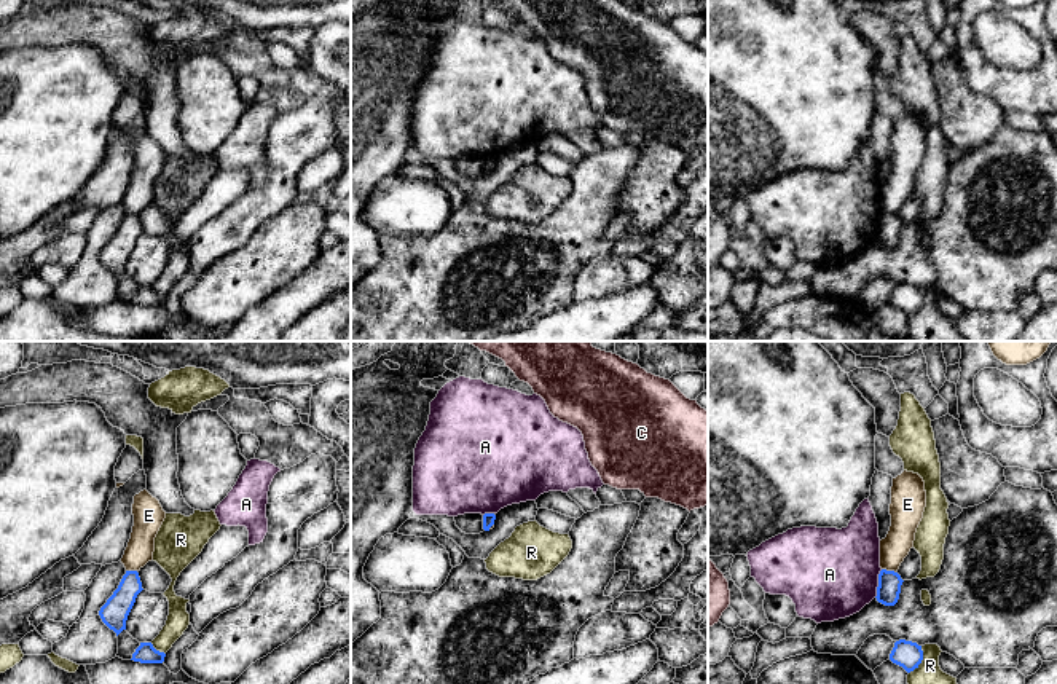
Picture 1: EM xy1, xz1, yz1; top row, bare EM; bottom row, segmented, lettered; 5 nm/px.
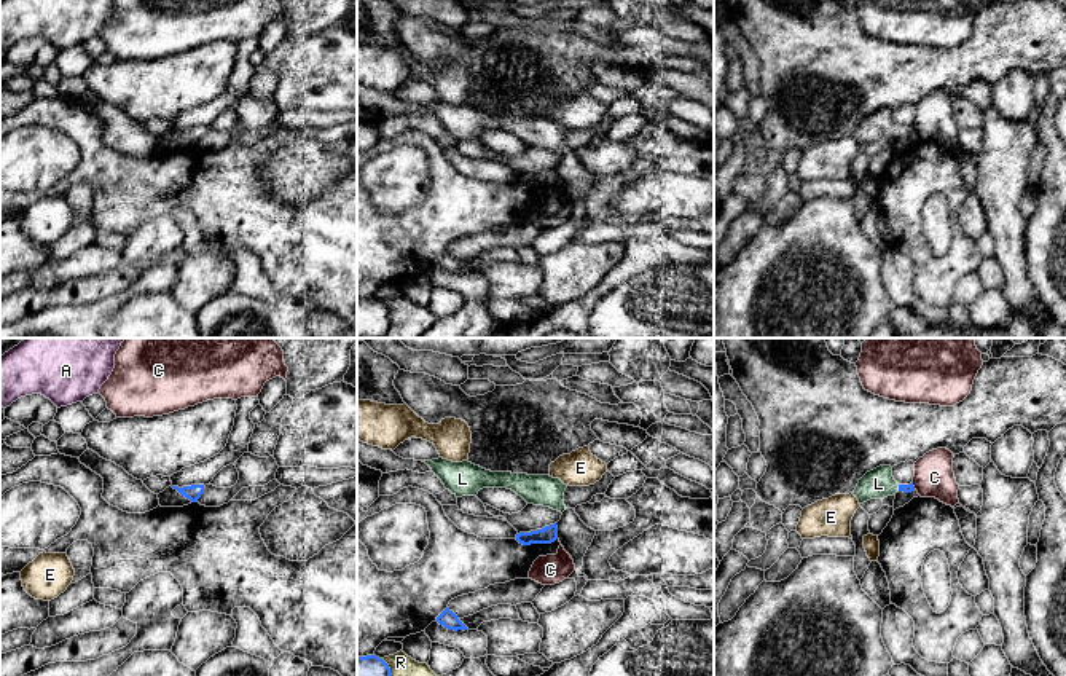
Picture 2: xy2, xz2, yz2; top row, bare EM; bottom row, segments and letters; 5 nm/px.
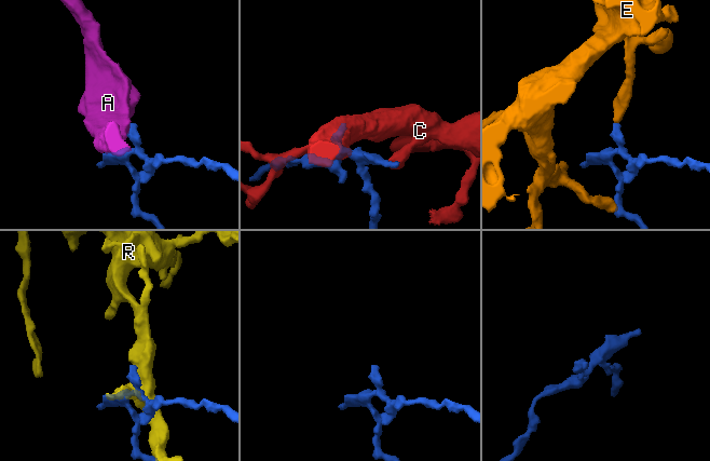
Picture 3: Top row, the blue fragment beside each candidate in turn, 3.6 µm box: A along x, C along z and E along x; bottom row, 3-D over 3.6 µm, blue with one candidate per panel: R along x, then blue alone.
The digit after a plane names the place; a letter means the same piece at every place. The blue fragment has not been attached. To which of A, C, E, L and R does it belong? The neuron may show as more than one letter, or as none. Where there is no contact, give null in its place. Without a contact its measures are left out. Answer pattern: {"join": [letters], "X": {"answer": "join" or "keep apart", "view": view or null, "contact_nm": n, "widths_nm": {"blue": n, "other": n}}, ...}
{"join": ["L"], "A": {"answer": "keep apart", "view": "yz1", "contact_nm": 150, "widths_nm": {"blue": 120, "other": 460}}, "C": {"answer": "keep apart", "view": "yz2", "contact_nm": 40, "widths_nm": {"blue": 50, "other": 200}}, "E": {"answer": "keep apart", "view": "yz1", "contact_nm": 80, "widths_nm": {"blue": 120, "other": 150}}, "L": {"answer": "join", "view": "yz2", "contact_nm": 30, "widths_nm": {"blue": 50, "other": 160}}, "R": {"answer": "keep apart", "view": "yz1", "contact_nm": 160, "widths_nm": {"blue": 140, "other": 260}}}

